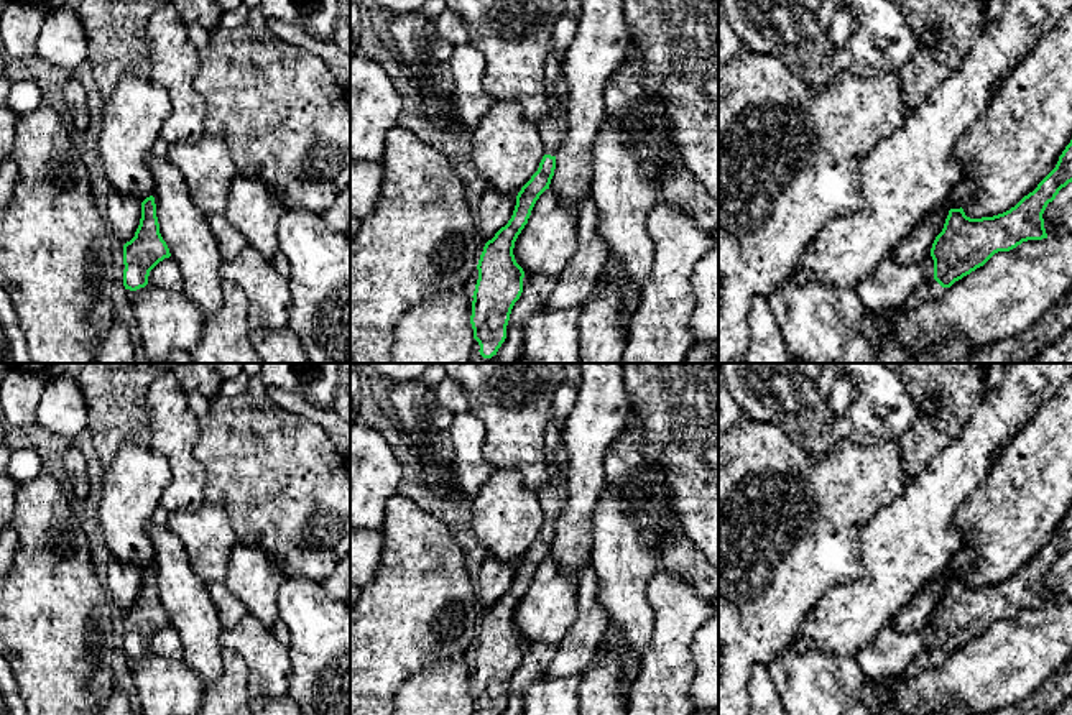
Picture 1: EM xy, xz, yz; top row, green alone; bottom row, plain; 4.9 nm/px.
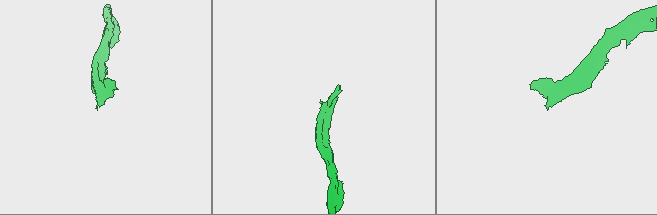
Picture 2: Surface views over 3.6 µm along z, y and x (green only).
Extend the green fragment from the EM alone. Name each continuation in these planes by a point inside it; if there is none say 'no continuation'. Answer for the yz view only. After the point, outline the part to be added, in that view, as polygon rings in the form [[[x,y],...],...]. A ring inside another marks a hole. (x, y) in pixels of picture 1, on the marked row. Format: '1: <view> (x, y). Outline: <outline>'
1: yz (929, 290). Outline: [[[931,255],[927,256],[924,268],[926,268],[926,278],[922,284],[909,296],[908,302],[904,304],[904,309],[914,309],[917,304],[939,299],[944,296],[947,289],[947,288],[942,288],[934,279],[934,260]]]

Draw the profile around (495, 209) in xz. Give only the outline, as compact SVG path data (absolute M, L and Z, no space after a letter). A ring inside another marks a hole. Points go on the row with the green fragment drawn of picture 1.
M487 187L477 207L477 228L485 243L508 224L516 205L518 194L501 194Z

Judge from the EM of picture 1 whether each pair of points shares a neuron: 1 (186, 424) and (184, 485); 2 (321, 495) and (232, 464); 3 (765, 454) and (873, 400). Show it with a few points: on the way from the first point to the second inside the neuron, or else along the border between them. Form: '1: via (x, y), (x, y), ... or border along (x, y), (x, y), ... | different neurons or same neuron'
1: via (184, 439), (184, 470) | same neuron
2: via (300, 495), (293, 495), (262, 464), (254, 464) | same neuron
3: border along (758, 423), (778, 426), (813, 454), (831, 449) | different neurons

